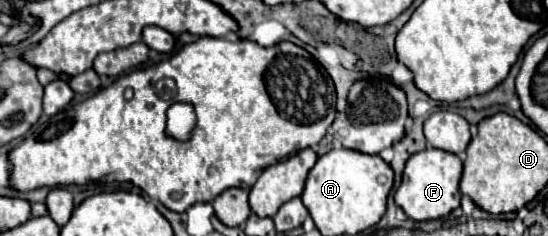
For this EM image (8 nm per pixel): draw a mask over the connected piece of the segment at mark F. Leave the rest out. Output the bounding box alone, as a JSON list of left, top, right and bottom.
[394,146,462,220]

